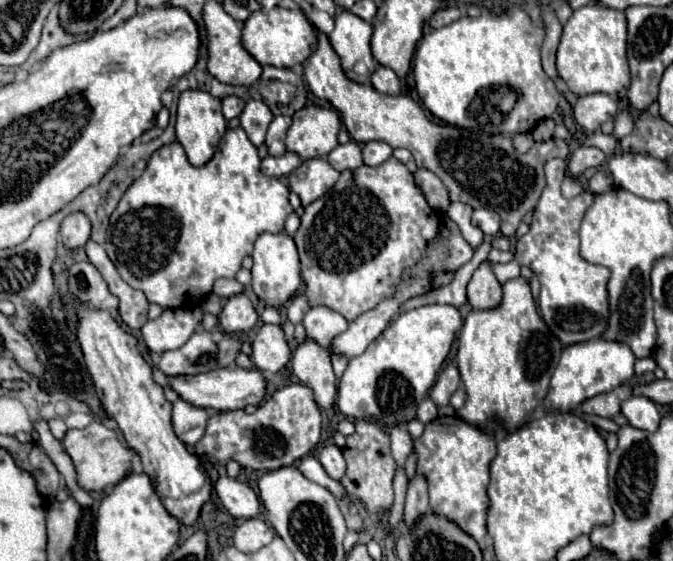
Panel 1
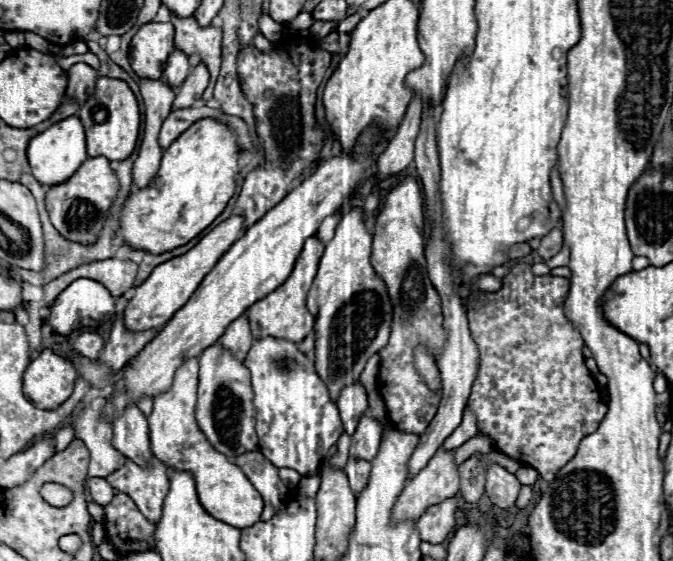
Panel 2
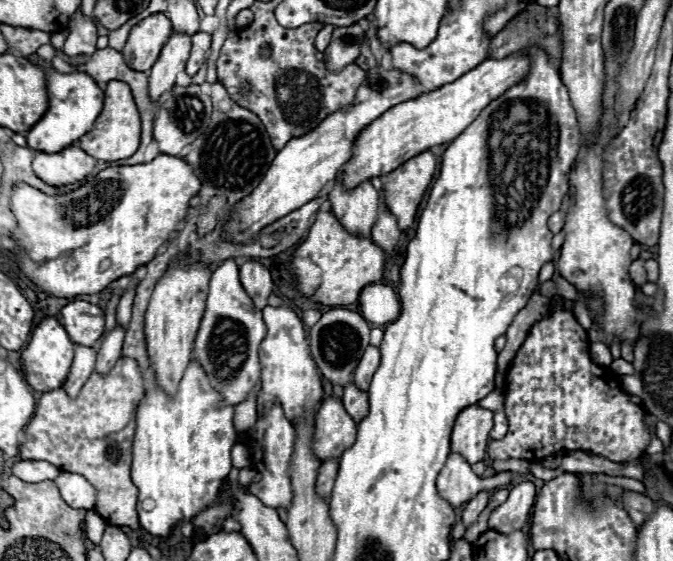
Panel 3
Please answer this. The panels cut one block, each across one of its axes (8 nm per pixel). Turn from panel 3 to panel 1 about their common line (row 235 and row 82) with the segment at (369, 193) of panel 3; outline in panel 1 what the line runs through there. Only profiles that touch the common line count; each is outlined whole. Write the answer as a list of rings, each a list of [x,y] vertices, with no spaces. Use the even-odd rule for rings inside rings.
[[[344,10],[336,16],[336,26],[330,34],[330,44],[340,56],[344,74],[358,84],[368,84],[372,72],[376,72],[378,68],[370,52],[370,36],[372,26],[360,20],[356,14]]]

